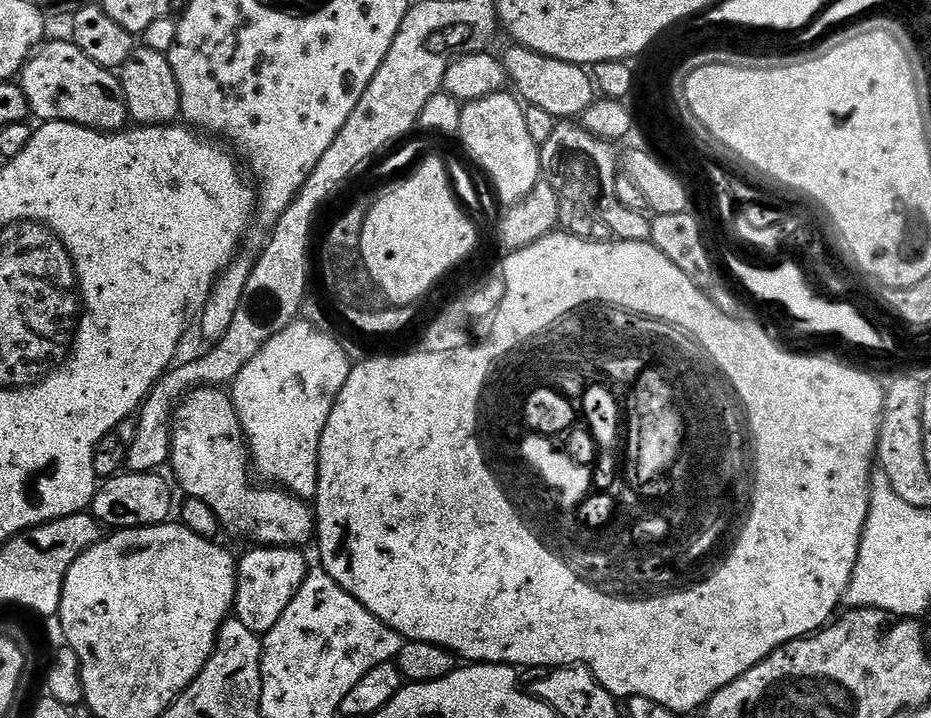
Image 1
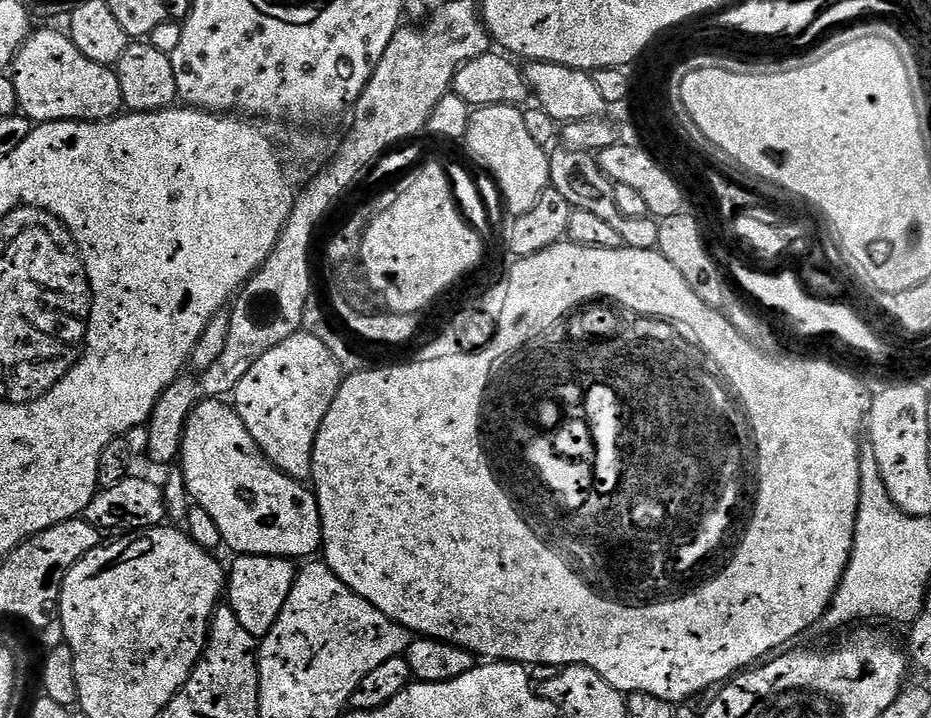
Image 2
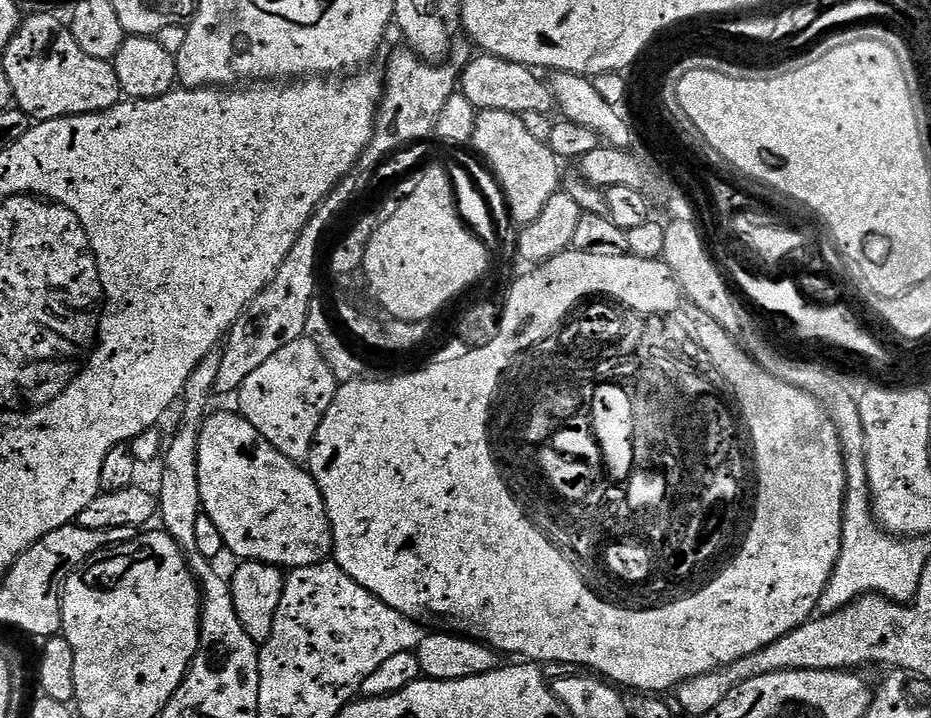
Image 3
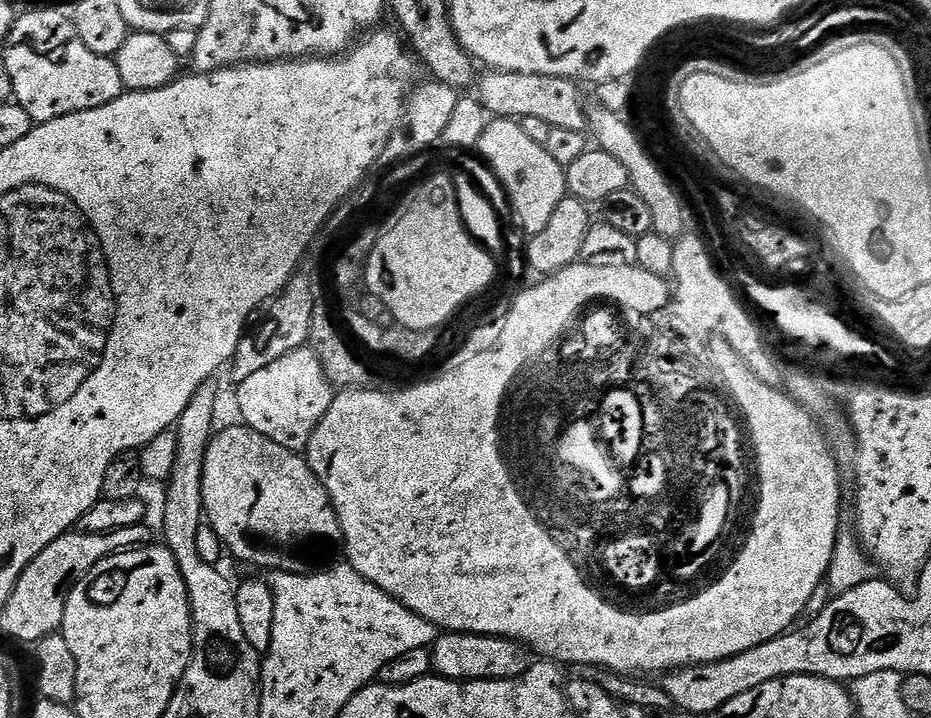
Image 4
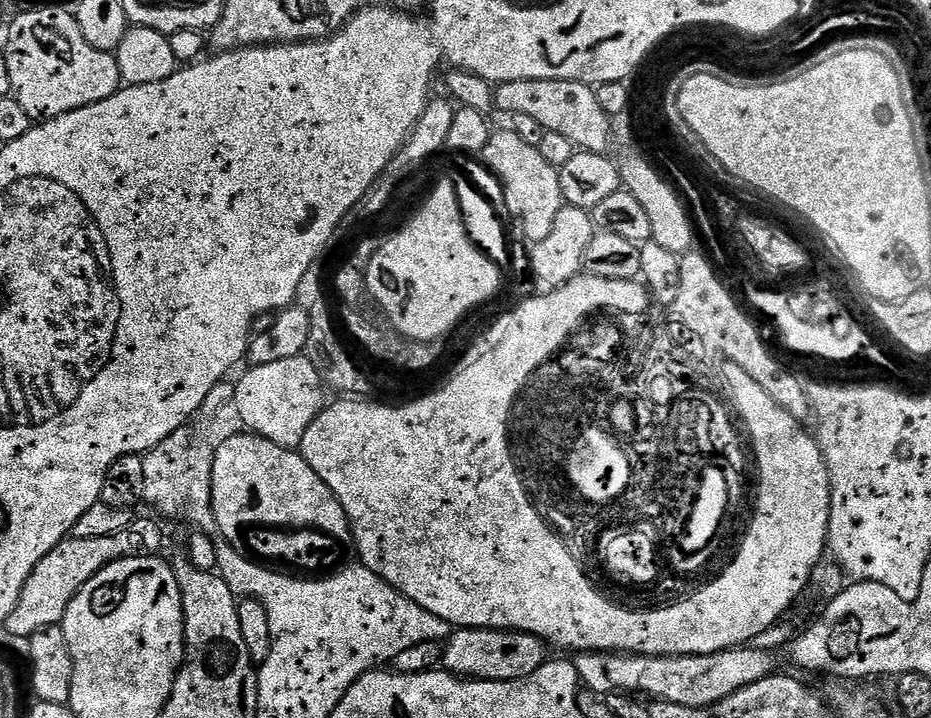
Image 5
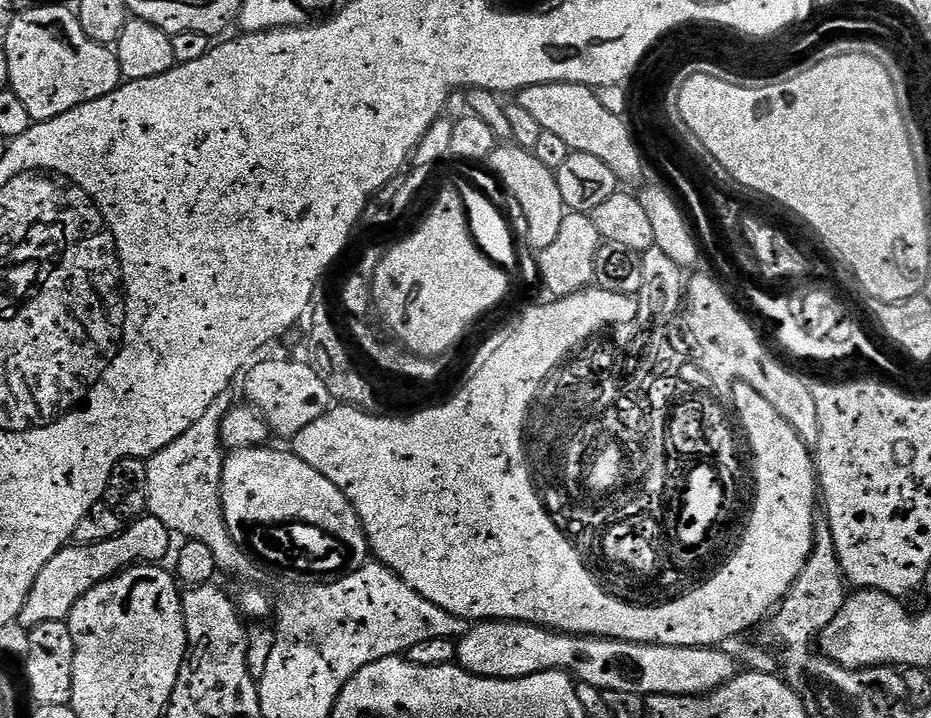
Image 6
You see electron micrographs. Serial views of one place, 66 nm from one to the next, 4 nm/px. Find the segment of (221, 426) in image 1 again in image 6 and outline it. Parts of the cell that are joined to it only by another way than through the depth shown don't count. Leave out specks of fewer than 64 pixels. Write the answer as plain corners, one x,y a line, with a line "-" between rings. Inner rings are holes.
249,446
229,451
222,470
222,508
224,521
234,542
265,573
304,580
305,585
333,584
341,576
362,570
370,562
368,539
352,503
314,466
302,462
295,452
269,446

